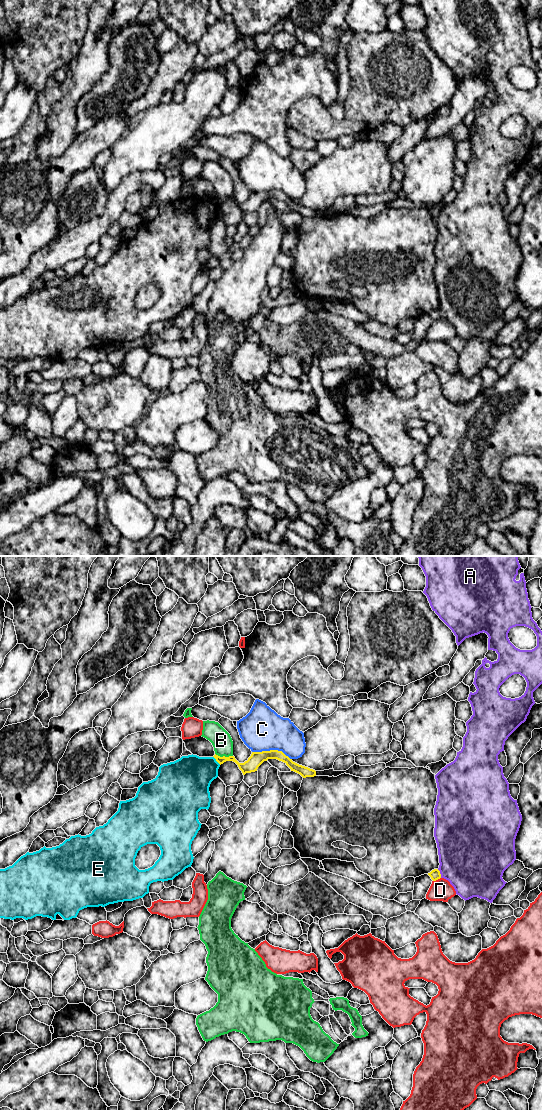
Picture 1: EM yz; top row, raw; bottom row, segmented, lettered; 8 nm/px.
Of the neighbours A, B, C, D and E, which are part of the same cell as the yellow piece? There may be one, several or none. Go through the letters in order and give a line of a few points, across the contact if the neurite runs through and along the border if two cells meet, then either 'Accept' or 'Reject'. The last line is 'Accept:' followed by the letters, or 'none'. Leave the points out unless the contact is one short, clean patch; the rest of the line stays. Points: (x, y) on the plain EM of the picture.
A: Reject
B: Line: yz (215, 193), (220, 196), (232, 196). Reject
C: Reject
D: Reject
E: Reject
Accept: none

